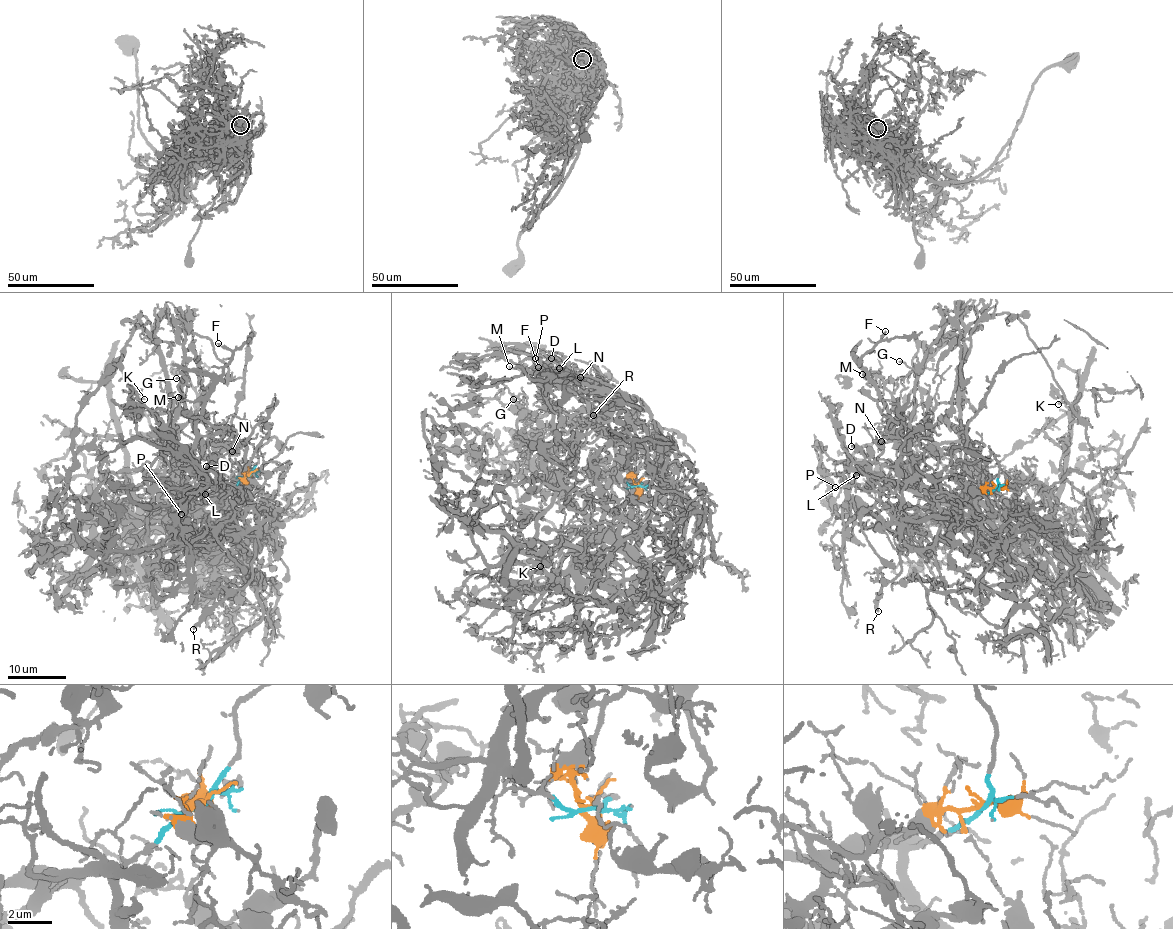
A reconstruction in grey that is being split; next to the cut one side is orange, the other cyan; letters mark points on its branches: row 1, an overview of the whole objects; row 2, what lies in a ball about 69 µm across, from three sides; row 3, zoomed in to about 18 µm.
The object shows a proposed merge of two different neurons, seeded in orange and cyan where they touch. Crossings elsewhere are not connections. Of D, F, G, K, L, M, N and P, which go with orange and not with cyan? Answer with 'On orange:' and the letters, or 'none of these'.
On orange: D, L, N, P

